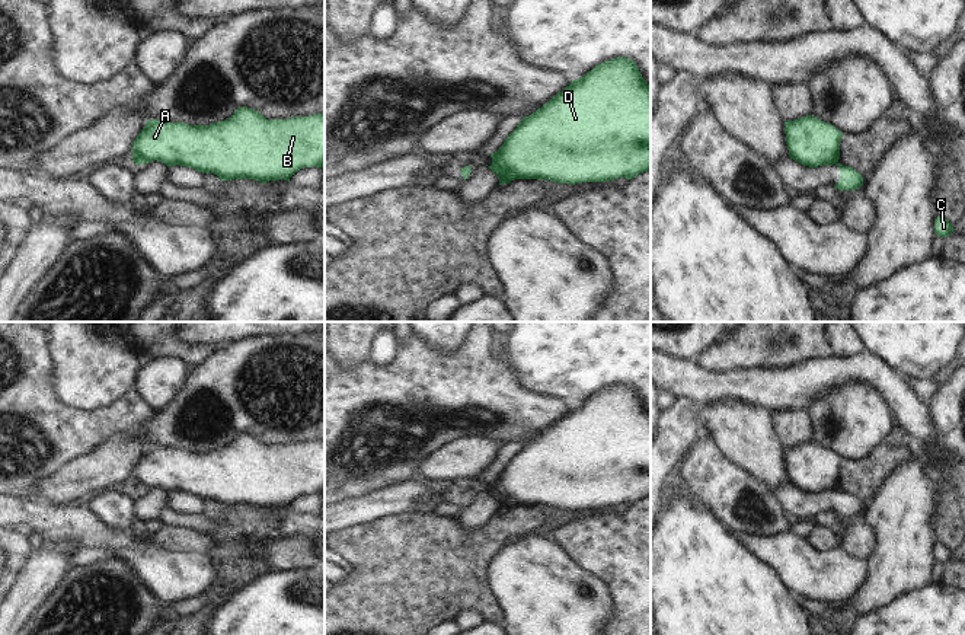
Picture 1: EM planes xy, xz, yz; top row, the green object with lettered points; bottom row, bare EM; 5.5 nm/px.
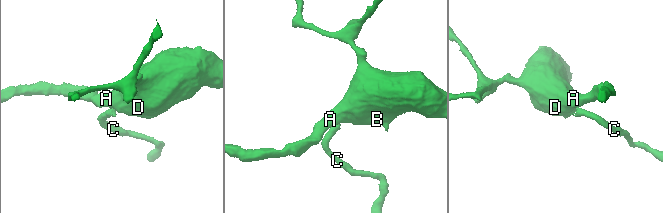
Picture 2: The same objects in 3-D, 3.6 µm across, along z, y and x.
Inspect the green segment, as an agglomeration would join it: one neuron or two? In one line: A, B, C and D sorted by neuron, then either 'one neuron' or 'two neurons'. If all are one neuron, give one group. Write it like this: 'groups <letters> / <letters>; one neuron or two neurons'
groups A B D / C; two neurons

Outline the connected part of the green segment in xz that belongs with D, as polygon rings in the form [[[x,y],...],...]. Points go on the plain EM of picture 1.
[[[617,383],[595,392],[582,405],[521,446],[488,492],[499,505],[546,505],[557,510],[633,505],[651,497],[651,412],[636,389]]]

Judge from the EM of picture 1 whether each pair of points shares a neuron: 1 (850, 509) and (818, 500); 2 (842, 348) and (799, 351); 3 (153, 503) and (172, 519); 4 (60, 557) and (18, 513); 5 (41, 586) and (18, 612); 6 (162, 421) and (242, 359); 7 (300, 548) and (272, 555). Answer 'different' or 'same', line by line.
1: same
2: different
3: different
4: different
5: same
6: same
7: same

